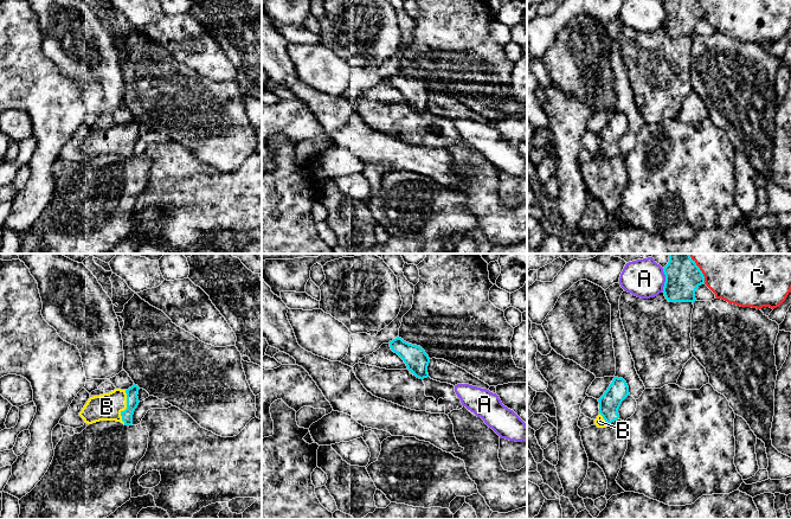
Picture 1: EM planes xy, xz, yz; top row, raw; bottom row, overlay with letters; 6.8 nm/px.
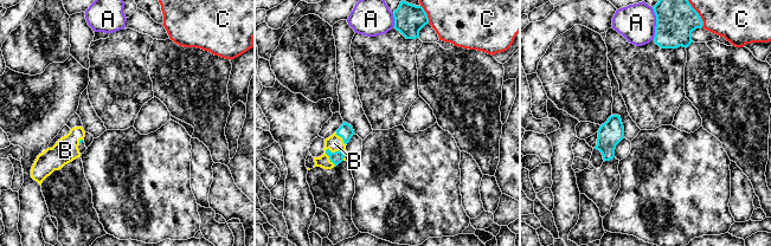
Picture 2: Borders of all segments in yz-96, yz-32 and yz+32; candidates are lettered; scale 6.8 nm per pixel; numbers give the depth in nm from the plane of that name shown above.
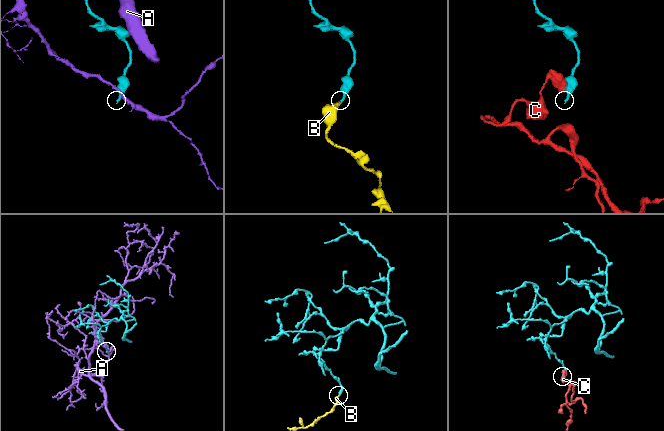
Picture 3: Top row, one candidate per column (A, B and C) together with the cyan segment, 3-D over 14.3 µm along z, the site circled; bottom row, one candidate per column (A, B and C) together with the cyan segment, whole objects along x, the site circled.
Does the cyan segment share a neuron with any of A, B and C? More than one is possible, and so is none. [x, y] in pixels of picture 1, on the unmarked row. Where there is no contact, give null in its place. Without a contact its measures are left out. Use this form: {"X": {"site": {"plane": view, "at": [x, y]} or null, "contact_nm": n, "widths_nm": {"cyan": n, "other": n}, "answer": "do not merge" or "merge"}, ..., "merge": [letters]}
{"A": {"site": {"plane": "yz", "at": [666, 14]}, "contact_nm": 160, "widths_nm": {"cyan": 220, "other": 220}, "answer": "do not merge"}, "B": {"site": {"plane": "xy", "at": [127, 141]}, "contact_nm": 240, "widths_nm": {"cyan": 80, "other": 190}, "answer": "merge"}, "C": {"site": {"plane": "yz", "at": [702, 10]}, "contact_nm": 140, "widths_nm": {"cyan": 220, "other": 260}, "answer": "do not merge"}, "merge": ["B"]}

